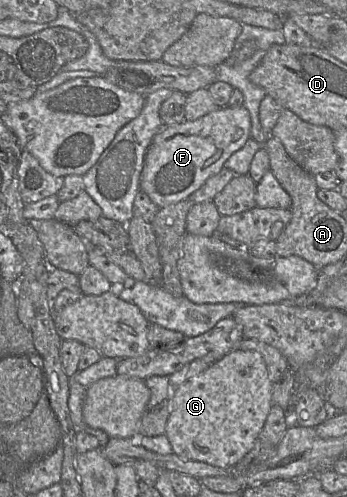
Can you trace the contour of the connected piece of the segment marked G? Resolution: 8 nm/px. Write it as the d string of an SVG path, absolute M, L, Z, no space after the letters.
M236 348L204 372L172 388L166 425L173 453L187 461L233 467L253 448L273 405L273 385L262 354Z

